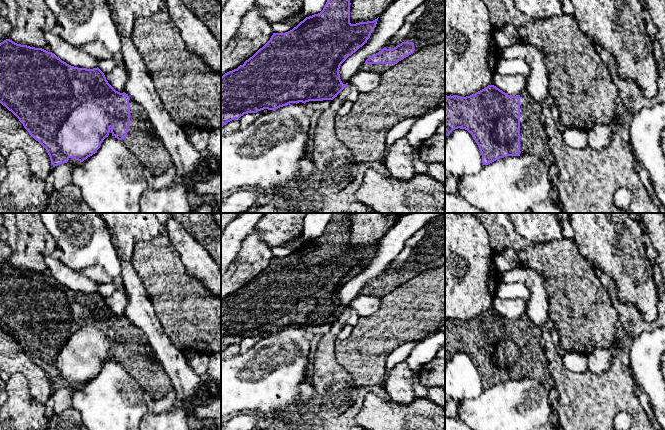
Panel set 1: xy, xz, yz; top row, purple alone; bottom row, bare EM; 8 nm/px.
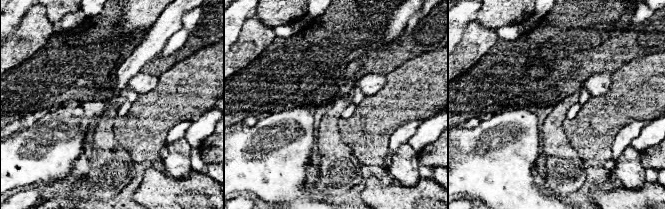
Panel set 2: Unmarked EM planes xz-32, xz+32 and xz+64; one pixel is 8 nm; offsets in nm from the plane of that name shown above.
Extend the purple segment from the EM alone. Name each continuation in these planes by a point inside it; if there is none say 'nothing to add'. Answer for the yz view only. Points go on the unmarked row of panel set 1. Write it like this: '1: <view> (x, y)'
1: yz (533, 364)

